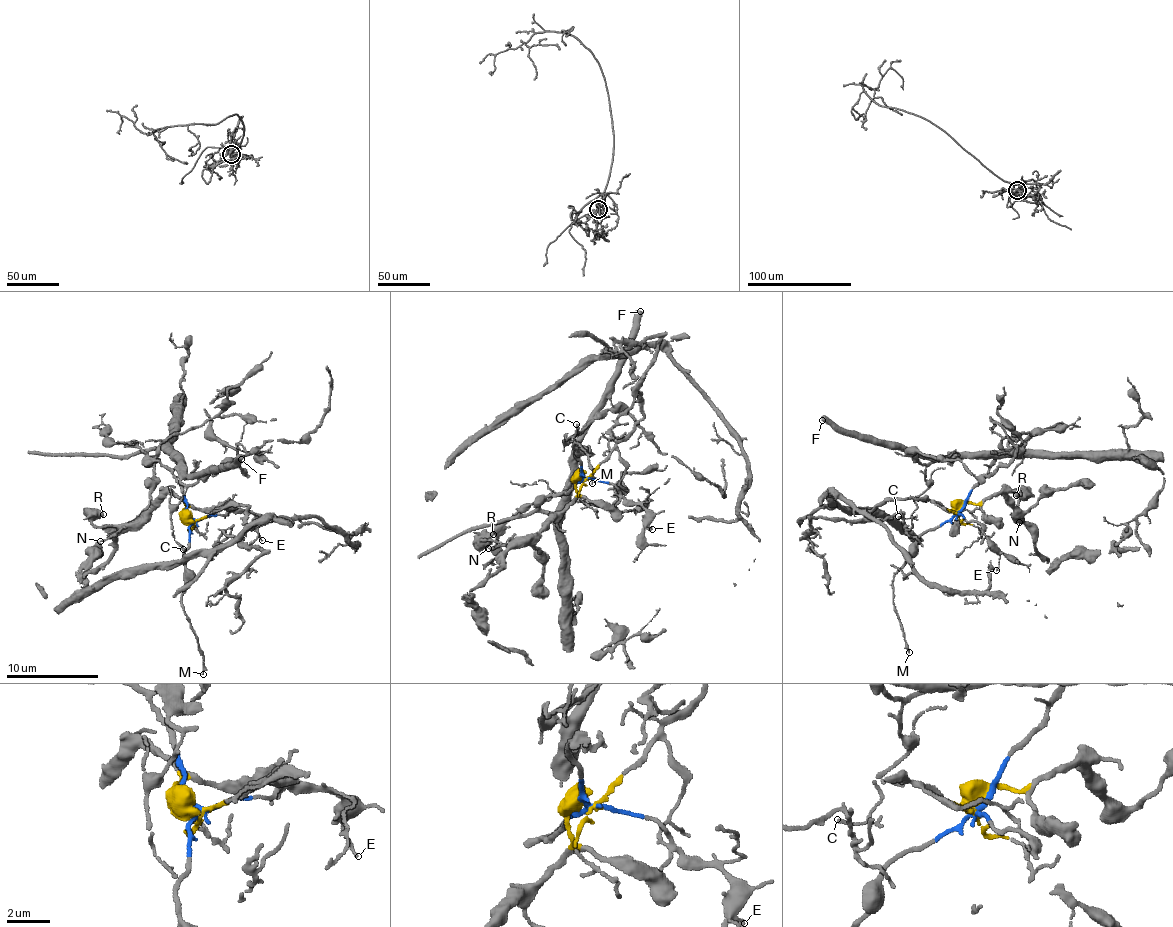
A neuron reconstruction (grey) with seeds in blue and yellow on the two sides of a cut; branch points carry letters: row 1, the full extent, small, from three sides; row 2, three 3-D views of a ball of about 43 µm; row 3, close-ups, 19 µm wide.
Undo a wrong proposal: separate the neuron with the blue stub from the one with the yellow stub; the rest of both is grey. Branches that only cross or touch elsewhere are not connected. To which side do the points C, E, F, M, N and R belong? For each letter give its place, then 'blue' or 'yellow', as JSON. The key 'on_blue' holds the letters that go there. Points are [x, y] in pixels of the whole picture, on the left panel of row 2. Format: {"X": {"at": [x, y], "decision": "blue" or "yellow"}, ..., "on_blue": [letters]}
{"C": {"at": [183, 549], "decision": "blue"}, "E": {"at": [262, 540], "decision": "blue"}, "F": {"at": [241, 459], "decision": "blue"}, "M": {"at": [203, 674], "decision": "blue"}, "N": {"at": [100, 541], "decision": "yellow"}, "R": {"at": [103, 514], "decision": "yellow"}, "on_blue": ["C", "E", "F", "M"]}

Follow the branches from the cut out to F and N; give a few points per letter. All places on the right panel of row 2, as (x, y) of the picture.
F: (959, 510), (998, 454), (1016, 449), (1014, 453), (983, 457), (922, 457), (903, 448), (833, 428), (821, 419)
N: (959, 510), (967, 503), (983, 504), (1002, 493), (1004, 502), (1014, 508), (1020, 521)

